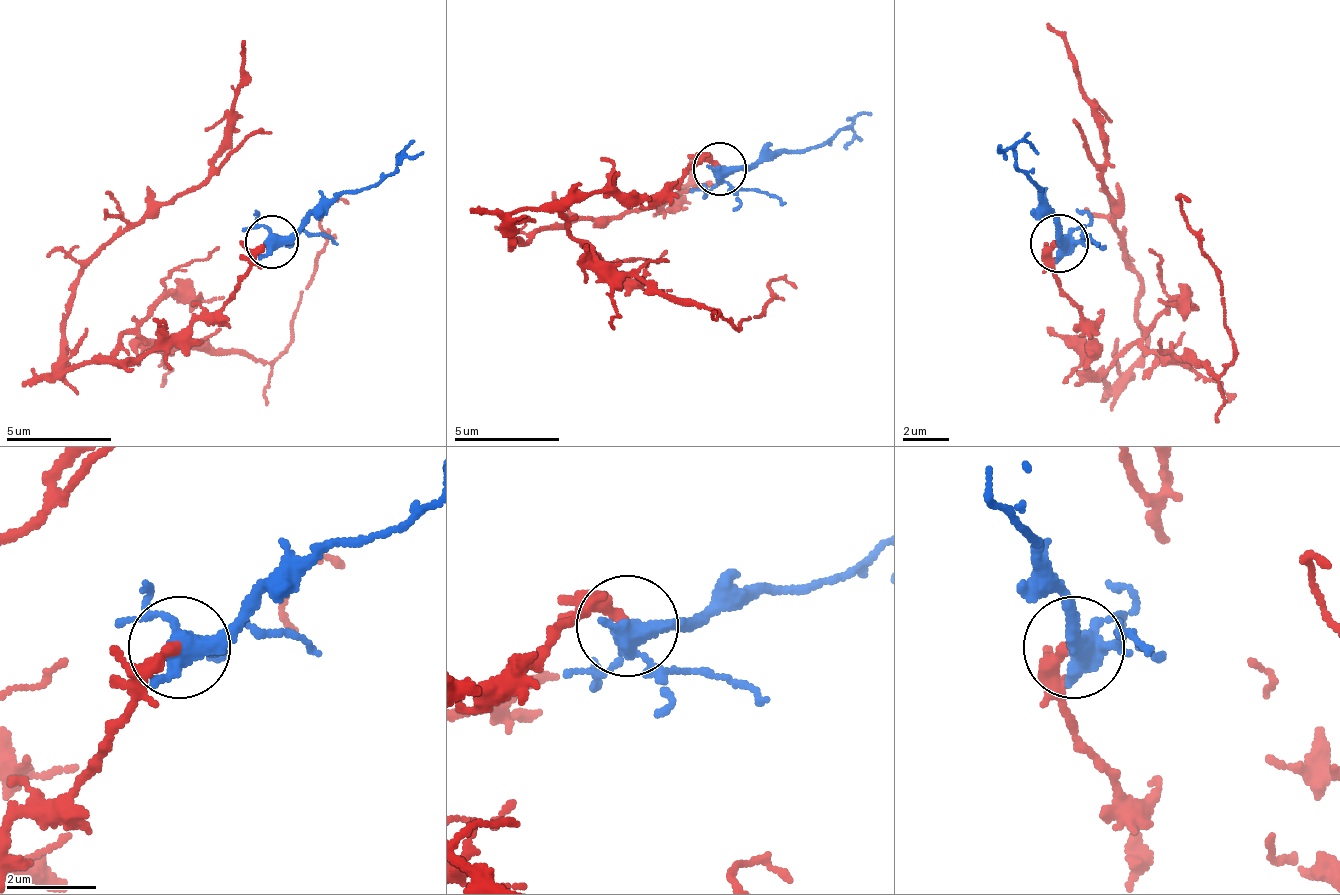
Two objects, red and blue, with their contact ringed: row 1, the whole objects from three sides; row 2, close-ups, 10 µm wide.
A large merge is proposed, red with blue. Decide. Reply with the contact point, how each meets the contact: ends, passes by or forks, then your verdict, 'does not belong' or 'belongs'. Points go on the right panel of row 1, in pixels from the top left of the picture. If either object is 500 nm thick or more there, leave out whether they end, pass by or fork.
place (1059, 243); red ends; blue forks; belongs

